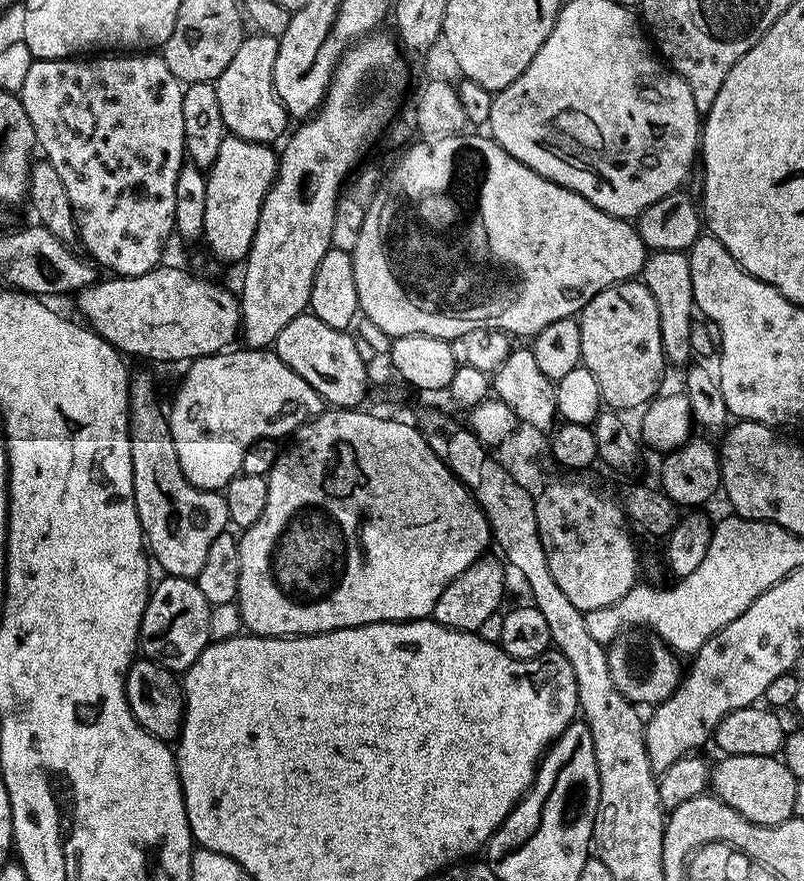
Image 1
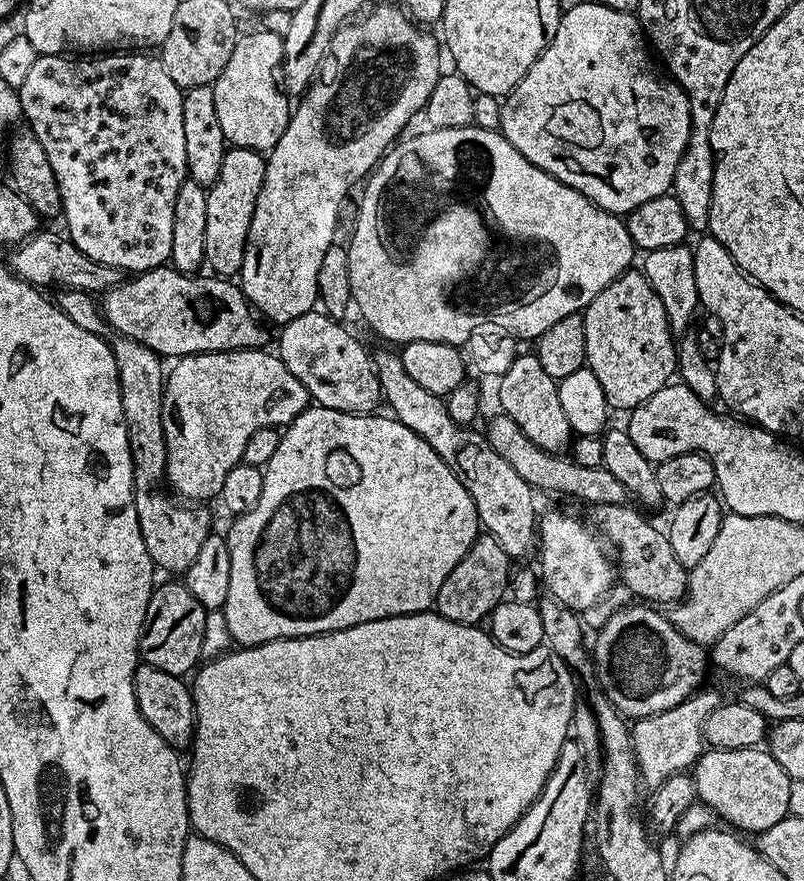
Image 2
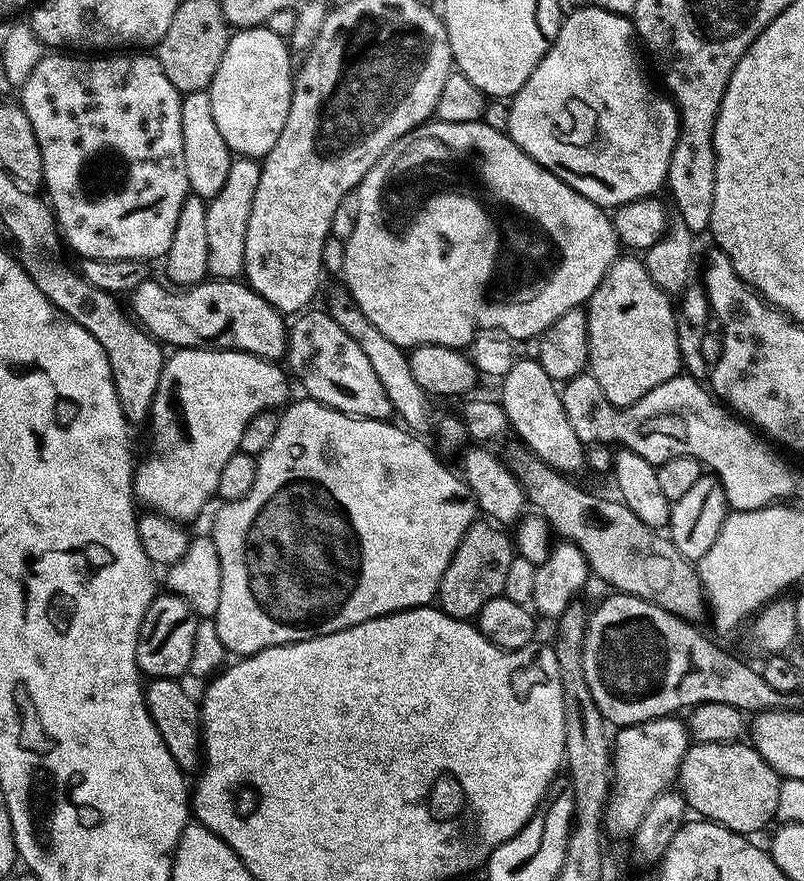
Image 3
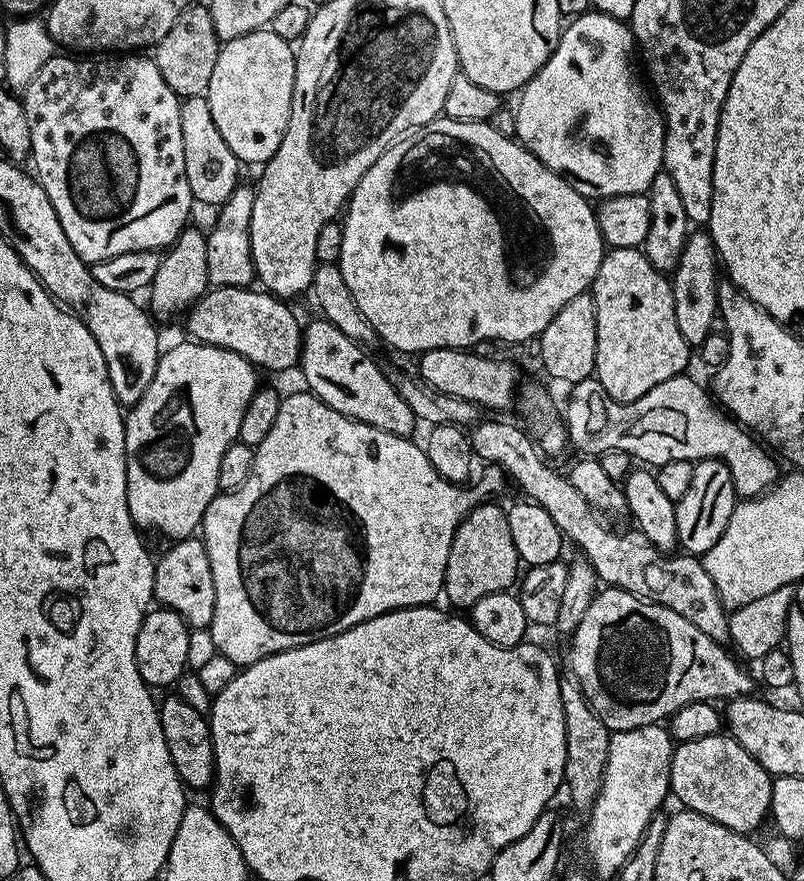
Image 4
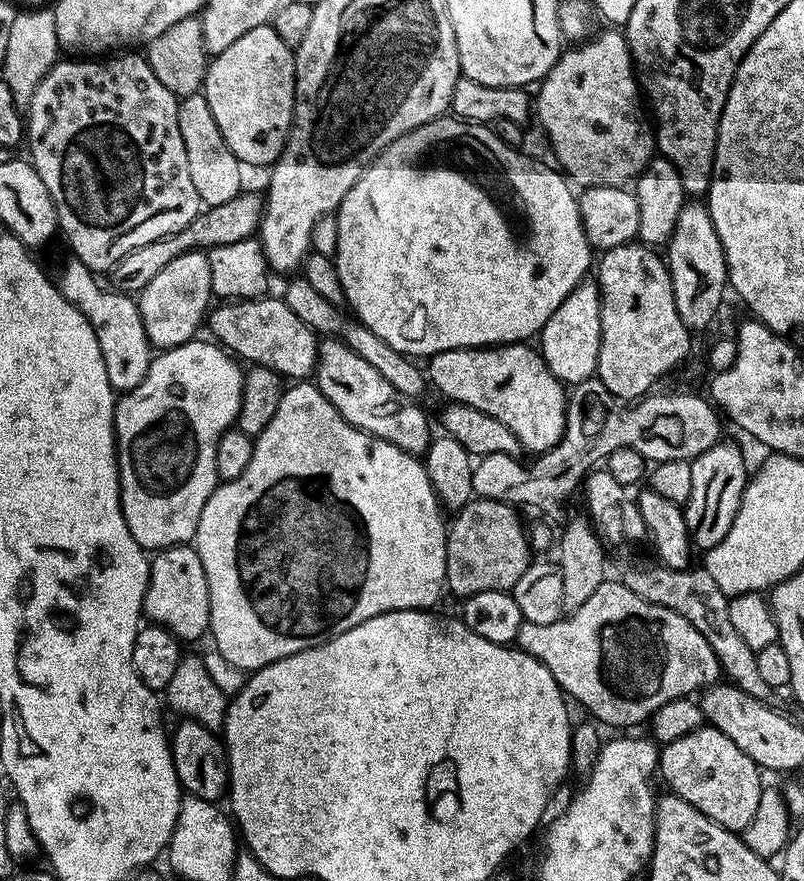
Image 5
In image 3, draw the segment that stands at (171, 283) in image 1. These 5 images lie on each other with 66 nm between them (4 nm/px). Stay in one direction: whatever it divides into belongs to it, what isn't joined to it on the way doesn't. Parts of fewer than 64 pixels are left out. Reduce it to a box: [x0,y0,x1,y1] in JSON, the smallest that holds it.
[130,278,289,362]

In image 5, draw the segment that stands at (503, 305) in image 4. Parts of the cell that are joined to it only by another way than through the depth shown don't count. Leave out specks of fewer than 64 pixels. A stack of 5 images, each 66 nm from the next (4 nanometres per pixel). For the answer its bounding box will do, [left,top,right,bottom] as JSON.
[334,118,594,358]

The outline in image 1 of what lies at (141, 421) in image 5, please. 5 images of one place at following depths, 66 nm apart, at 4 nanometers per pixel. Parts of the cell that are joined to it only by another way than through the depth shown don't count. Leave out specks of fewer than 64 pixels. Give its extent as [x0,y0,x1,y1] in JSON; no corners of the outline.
[167,347,325,492]

